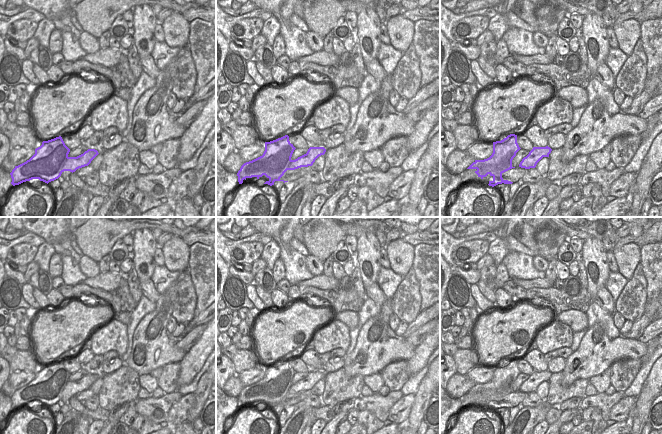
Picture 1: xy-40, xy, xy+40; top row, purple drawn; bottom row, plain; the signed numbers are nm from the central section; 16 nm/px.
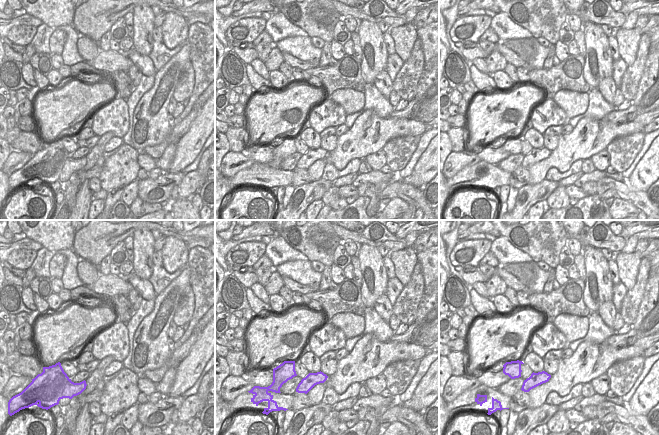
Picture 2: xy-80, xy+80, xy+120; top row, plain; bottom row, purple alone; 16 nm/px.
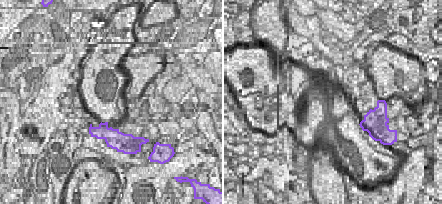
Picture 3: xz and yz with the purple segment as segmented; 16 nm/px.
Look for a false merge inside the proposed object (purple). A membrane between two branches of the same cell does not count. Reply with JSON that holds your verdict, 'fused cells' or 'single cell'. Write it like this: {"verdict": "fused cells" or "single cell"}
{"verdict": "fused cells"}

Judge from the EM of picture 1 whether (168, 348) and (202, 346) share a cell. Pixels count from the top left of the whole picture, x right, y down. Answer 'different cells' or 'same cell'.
different cells

